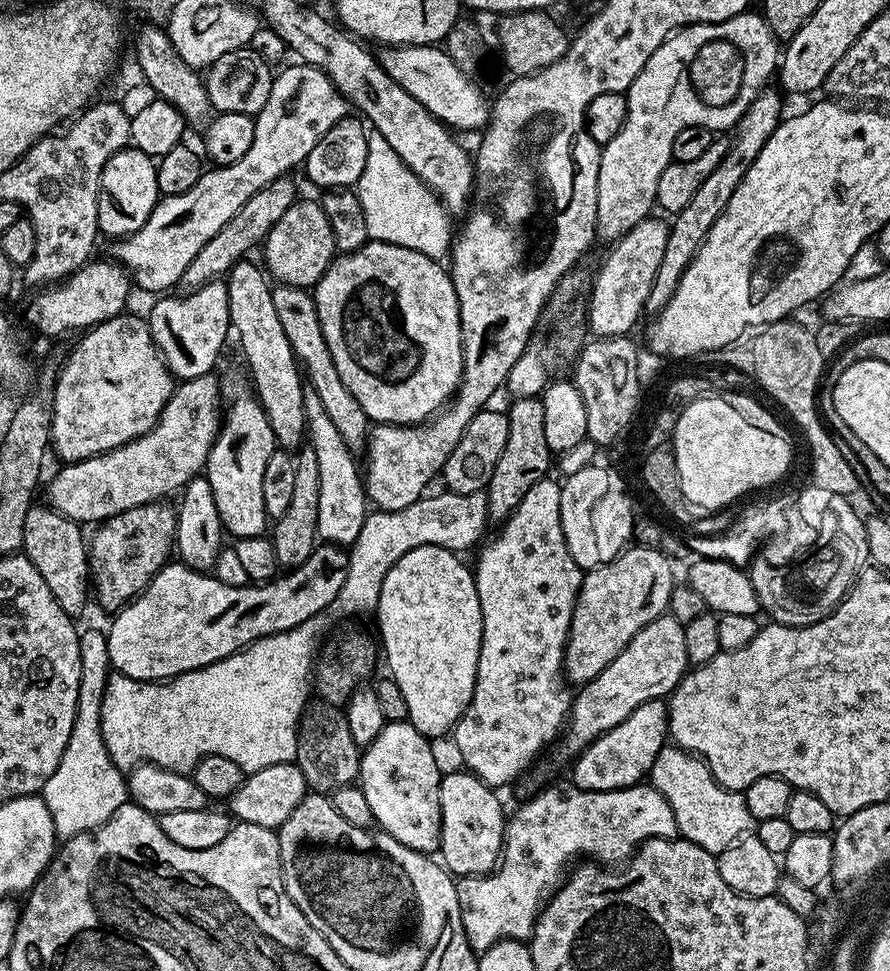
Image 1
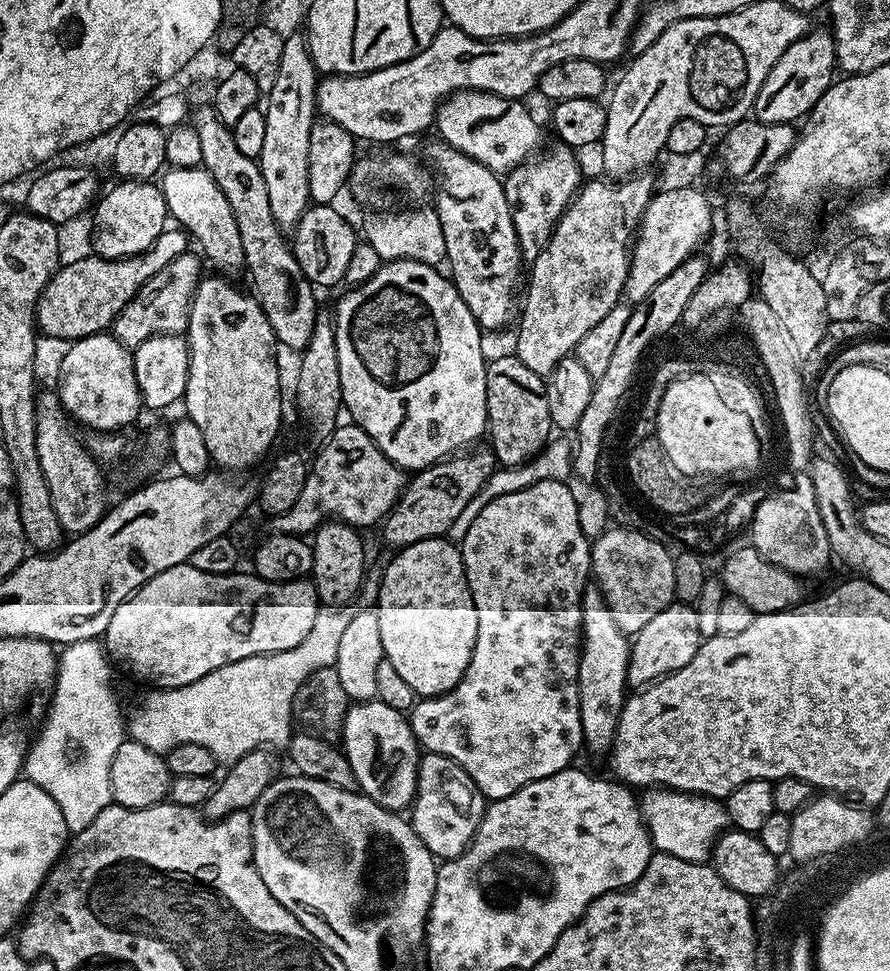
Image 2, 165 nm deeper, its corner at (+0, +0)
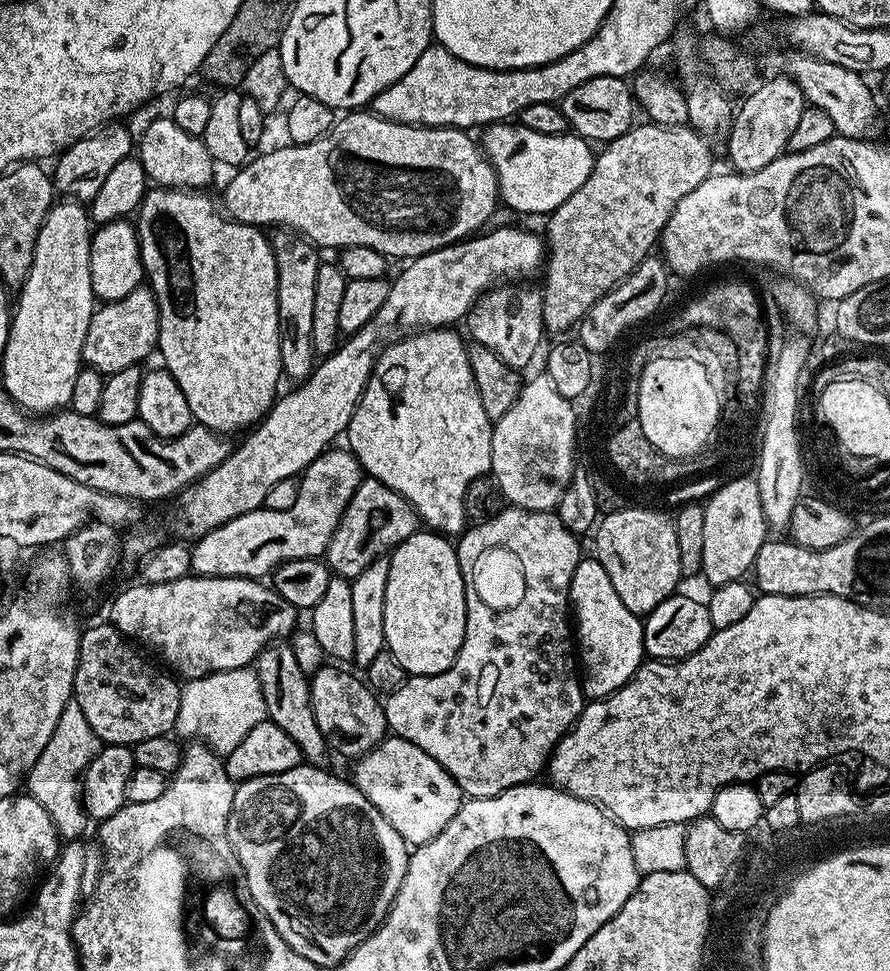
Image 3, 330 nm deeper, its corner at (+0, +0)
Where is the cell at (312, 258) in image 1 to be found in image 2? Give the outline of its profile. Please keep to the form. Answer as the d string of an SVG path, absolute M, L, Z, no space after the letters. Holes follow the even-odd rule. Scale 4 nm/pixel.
M312 204L302 213L290 236L290 247L302 274L314 286L332 288L343 281L346 265L349 264L358 243L358 232L348 225L348 220L340 212L335 212L332 204Z

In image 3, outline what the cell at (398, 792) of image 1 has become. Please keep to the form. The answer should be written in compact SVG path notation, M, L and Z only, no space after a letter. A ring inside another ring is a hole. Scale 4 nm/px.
M325 666L311 673L310 698L314 722L318 722L318 730L322 730L335 751L337 748L344 756L359 758L384 739L389 726L384 717L384 705L377 693L359 675L351 676L340 668L343 667Z

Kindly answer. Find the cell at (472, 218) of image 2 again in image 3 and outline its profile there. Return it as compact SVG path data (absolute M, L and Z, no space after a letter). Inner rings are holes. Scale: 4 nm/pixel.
M508 282L503 286L493 286L476 301L476 305L466 317L466 325L472 331L471 339L486 346L502 358L510 367L524 370L536 356L540 339L546 336L543 322L543 298L539 291L520 288L519 283Z

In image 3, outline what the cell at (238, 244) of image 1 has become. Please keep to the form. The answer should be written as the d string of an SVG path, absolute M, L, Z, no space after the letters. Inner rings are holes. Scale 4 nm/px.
M147 286L135 288L126 298L110 300L101 303L90 318L90 330L86 330L83 363L89 368L95 368L101 374L111 374L118 370L135 368L143 365L148 355L157 351L160 343L160 315L156 305L156 293Z

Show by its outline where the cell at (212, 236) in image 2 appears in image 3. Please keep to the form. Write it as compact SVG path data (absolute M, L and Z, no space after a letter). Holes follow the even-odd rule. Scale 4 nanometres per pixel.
M167 115L152 120L138 136L138 158L146 170L149 181L162 188L183 188L204 190L212 180L214 161L210 150L206 150L203 139L194 134L186 134Z

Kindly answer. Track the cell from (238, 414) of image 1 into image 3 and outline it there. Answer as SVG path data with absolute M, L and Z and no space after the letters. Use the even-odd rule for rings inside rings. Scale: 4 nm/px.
M159 186L153 187L151 190L145 192L144 203L138 209L138 217L135 221L136 233L140 235L140 257L142 258L142 266L144 267L144 274L146 277L147 287L151 288L156 293L156 305L158 306L158 314L160 315L160 343L158 345L158 356L161 356L163 367L174 378L174 382L178 382L178 386L182 390L182 394L186 394L186 402L190 405L192 411L192 419L196 424L206 426L210 430L219 432L221 434L233 434L232 432L243 433L245 430L251 429L253 426L263 421L266 413L271 409L274 401L277 399L278 391L276 392L276 383L282 380L282 371L279 356L279 316L278 316L278 266L275 264L275 254L272 249L271 239L267 235L263 236L261 229L254 224L239 224L234 219L229 218L210 197L204 196L203 191L200 190L185 190L183 188L162 188Z

